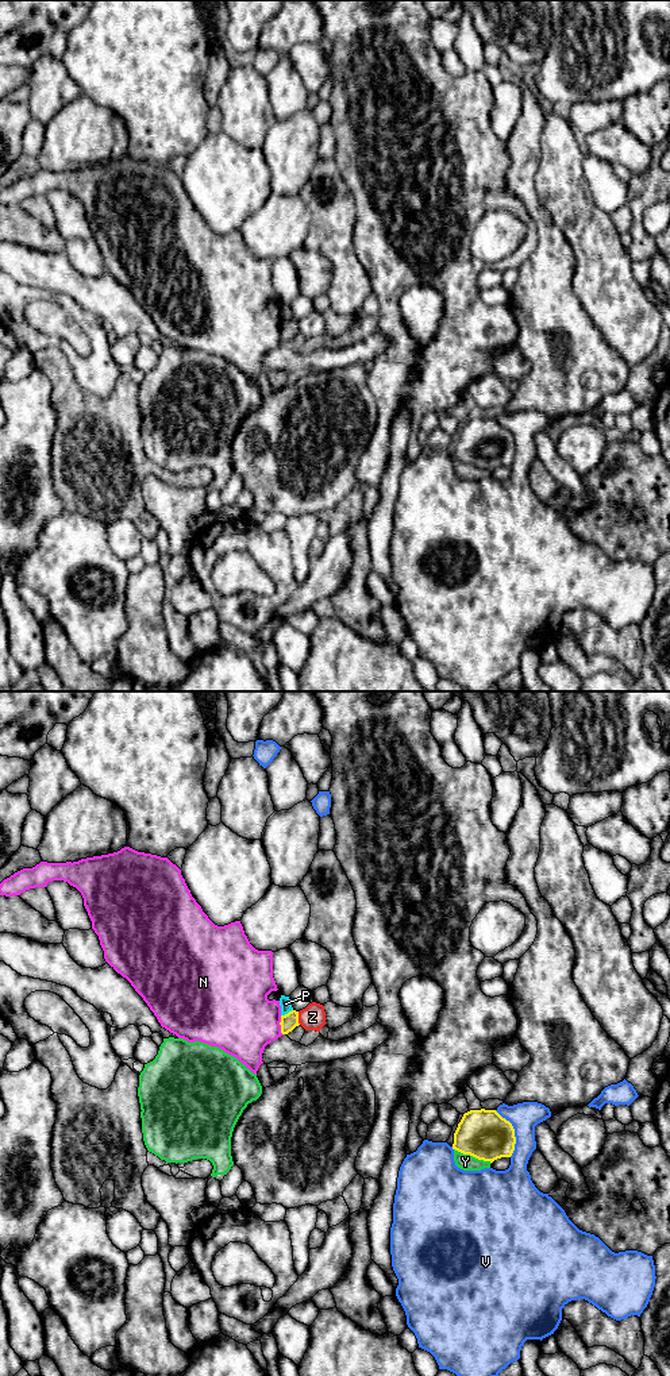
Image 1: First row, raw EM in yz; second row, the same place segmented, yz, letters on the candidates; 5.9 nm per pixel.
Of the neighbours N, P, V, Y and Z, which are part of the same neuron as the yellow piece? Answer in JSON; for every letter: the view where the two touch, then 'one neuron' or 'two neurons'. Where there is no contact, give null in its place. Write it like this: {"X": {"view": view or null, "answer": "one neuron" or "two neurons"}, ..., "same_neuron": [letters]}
{"N": {"view": "yz", "answer": "two neurons"}, "P": {"view": "yz", "answer": "two neurons"}, "V": {"view": "yz", "answer": "two neurons"}, "Y": {"view": "yz", "answer": "two neurons"}, "Z": {"view": "yz", "answer": "two neurons"}, "same_neuron": []}

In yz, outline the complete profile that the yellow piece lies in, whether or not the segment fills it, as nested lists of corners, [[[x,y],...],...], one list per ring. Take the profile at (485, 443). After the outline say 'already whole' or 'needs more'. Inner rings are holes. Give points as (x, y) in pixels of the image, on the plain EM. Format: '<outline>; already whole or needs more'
[[[481,417],[463,423],[454,442],[453,458],[493,471],[501,466],[511,466],[515,452],[512,432],[496,419]]]; already whole

